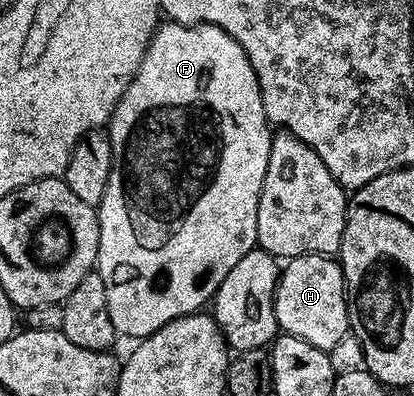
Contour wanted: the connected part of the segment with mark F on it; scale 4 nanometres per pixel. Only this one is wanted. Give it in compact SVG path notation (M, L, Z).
M166 20L155 30L134 79L128 84L122 99L114 105L114 114L108 123L108 133L112 144L112 172L108 176L108 188L104 188L102 203L96 208L96 272L104 280L104 288L108 292L106 311L108 316L112 316L115 331L119 335L127 334L128 337L134 338L133 340L141 340L180 316L199 313L205 307L202 305L205 302L207 305L213 299L224 276L228 276L228 272L236 268L236 263L249 250L258 246L258 205L264 184L264 172L268 168L272 126L266 120L258 77L248 60L245 48L218 26L185 26Z

